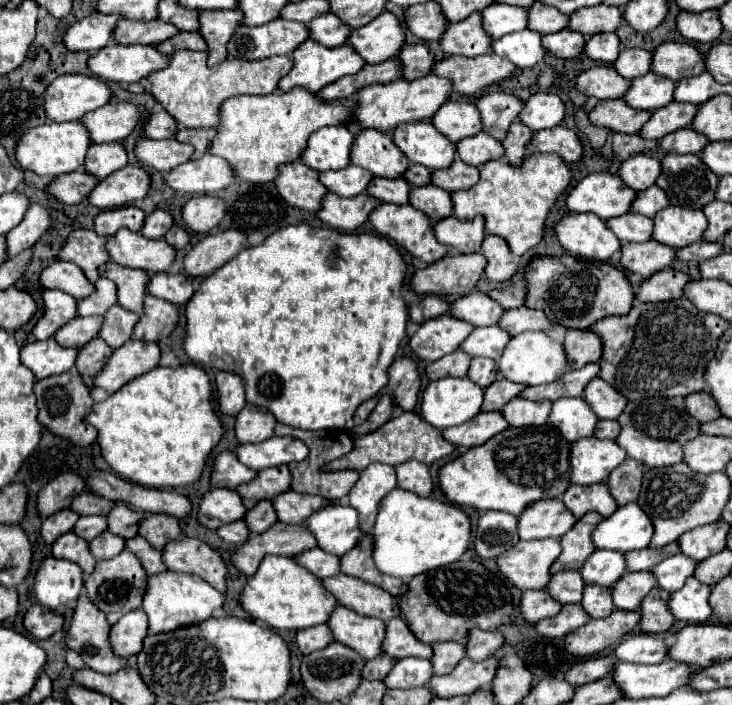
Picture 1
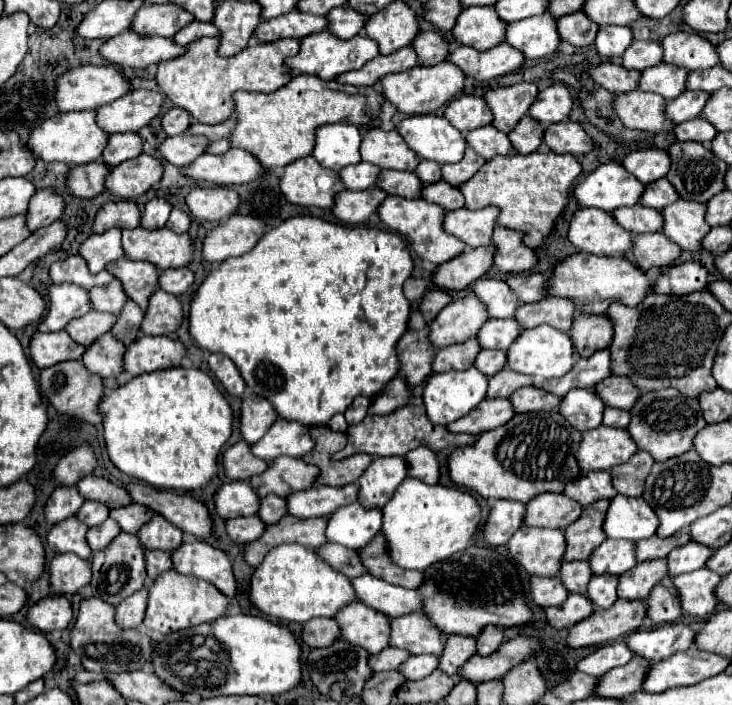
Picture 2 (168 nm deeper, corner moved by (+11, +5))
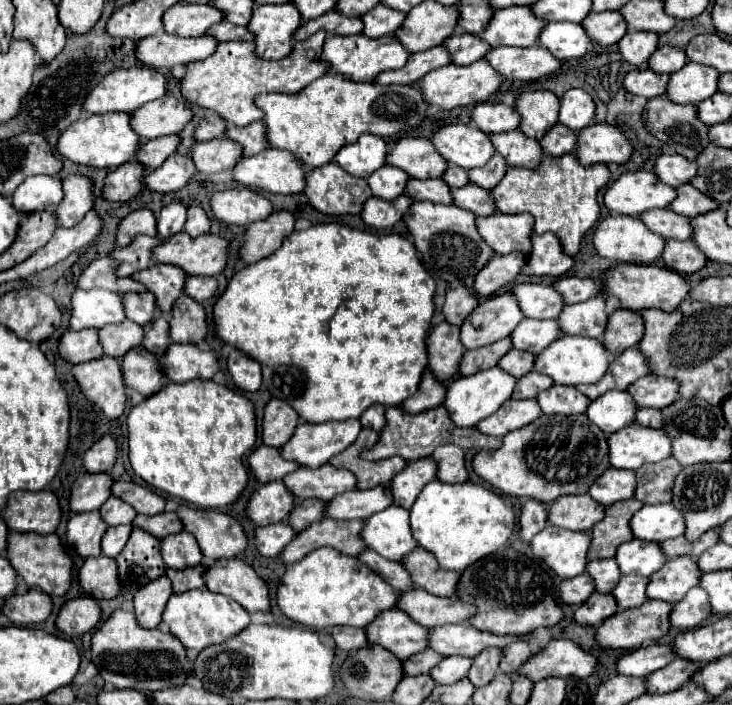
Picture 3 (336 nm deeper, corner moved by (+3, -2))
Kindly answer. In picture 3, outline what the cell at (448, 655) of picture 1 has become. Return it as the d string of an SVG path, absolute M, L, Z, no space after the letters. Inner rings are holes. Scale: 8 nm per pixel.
M485 649L481 655L477 655L473 659L473 665L469 671L469 681L473 681L475 687L487 685L495 677L499 663L501 663L501 651L499 649Z

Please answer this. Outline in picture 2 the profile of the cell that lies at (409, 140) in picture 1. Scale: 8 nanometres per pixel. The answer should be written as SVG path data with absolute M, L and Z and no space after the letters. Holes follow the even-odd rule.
M409 116L399 122L397 132L413 152L437 164L459 162L467 148L463 134L443 116Z

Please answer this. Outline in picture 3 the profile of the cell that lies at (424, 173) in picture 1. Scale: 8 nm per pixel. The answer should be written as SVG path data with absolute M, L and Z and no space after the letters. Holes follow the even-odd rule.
M449 165L447 171L445 171L445 175L443 175L443 181L445 181L449 187L463 187L463 185L469 183L469 175L467 175L465 169Z

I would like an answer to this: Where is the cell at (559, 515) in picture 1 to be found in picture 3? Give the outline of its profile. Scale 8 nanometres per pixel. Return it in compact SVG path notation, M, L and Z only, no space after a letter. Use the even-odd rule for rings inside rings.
M589 495L559 497L549 509L549 523L569 531L589 531L605 517L605 507Z

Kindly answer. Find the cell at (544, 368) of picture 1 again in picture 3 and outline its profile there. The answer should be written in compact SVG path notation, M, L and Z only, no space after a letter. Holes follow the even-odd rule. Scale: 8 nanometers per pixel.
M561 335L555 343L551 343L545 351L537 355L535 371L549 375L553 381L595 381L597 383L607 373L609 363L611 363L609 351L599 339Z

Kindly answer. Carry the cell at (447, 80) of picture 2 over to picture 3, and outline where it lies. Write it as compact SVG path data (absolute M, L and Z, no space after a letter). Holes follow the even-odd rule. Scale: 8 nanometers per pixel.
M477 61L473 65L445 65L441 69L435 69L431 73L427 73L427 77L423 77L417 85L423 89L425 99L431 105L439 105L441 109L455 109L455 107L463 107L463 105L475 105L475 103L485 103L489 101L501 87L503 77L489 65L489 61Z

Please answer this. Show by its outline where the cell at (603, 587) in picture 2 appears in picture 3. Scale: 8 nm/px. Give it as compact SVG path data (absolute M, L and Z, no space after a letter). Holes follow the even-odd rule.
M623 575L619 585L611 591L619 607L637 607L645 603L645 587L649 583L649 577L633 577Z

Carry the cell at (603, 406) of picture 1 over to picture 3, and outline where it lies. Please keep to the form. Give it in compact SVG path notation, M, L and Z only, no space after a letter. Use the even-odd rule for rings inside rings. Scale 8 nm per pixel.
M645 375L637 379L627 389L639 407L655 407L663 409L669 407L671 401L679 399L679 381L659 375Z

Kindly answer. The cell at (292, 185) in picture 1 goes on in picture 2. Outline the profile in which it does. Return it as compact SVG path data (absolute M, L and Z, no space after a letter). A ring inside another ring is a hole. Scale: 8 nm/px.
M299 158L285 166L285 174L279 182L281 192L285 198L299 206L319 206L319 208L331 208L333 206L333 194L323 192L317 188L315 178L323 172L323 166L311 158Z

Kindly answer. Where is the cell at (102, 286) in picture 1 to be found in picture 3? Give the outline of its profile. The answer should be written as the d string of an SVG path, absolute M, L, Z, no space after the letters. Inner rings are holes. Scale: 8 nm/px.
M127 293L125 295L125 313L127 319L149 327L157 317L157 305L155 305L155 297L153 293Z

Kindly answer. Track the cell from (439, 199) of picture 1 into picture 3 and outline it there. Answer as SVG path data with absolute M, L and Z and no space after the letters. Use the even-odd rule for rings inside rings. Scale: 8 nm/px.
M469 183L465 187L453 189L451 193L453 193L453 199L455 199L457 207L469 209L477 217L489 217L489 215L497 213L497 207L495 207L495 201L493 201L489 189L481 189L477 185Z

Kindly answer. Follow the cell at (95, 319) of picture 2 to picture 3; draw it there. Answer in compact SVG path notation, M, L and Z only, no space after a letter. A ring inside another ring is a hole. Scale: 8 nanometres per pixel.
M123 321L119 325L105 325L99 329L101 345L105 347L105 355L123 359L129 349L141 347L141 337L145 335L143 327L133 321Z

